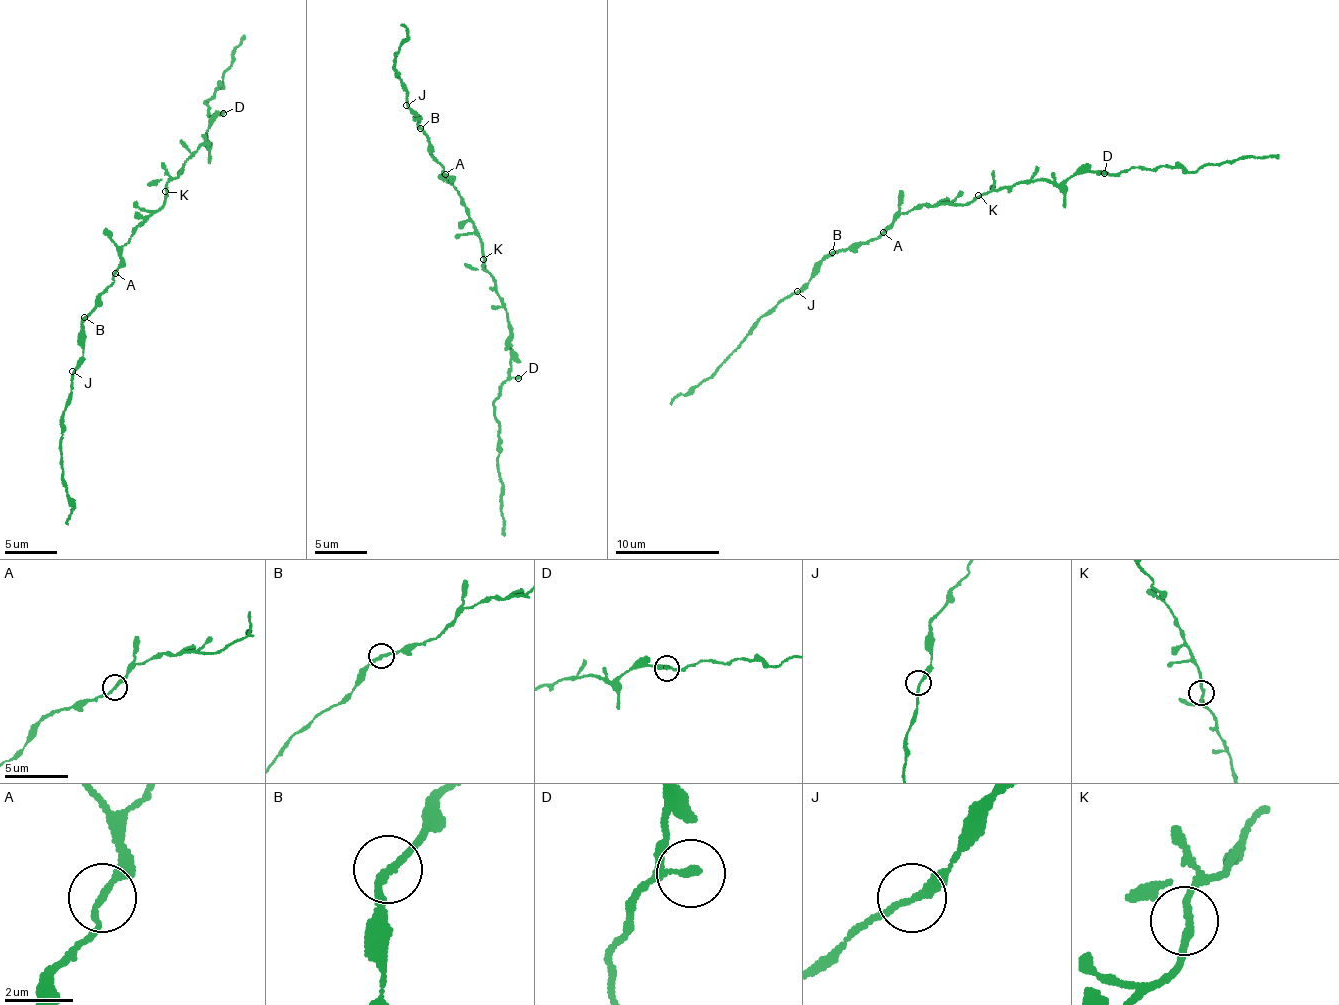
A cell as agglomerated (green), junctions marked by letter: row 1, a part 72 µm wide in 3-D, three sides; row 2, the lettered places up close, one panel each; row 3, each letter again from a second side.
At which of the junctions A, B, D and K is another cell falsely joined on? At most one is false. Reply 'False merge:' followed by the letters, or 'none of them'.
False merge: none of them

